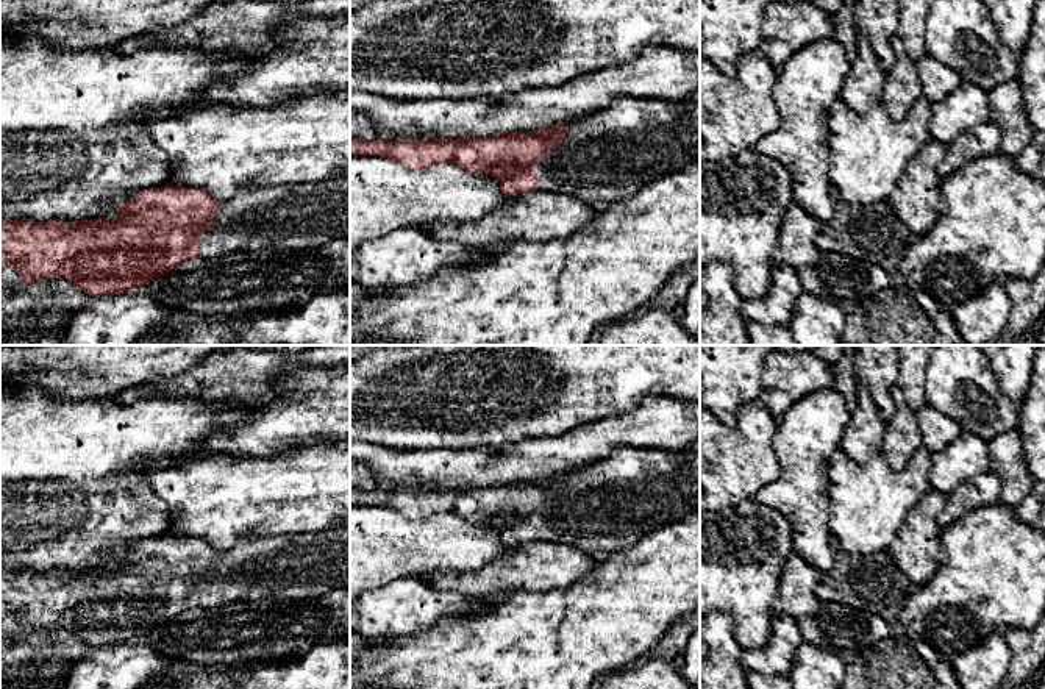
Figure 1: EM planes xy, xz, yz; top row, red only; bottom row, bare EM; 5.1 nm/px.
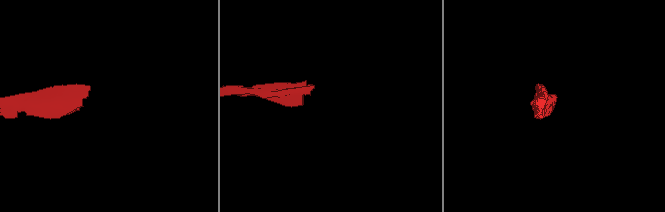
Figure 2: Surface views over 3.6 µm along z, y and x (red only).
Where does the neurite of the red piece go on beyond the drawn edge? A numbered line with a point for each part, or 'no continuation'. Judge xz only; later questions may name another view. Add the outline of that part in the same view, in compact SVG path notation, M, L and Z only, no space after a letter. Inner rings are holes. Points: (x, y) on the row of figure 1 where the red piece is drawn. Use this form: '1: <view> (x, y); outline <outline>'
1: xz (606, 157); outline M615 97L605 108L569 122L562 144L548 156L537 159L537 191L561 192L592 206L623 202L645 184L672 175L700 159L700 103L659 97Z

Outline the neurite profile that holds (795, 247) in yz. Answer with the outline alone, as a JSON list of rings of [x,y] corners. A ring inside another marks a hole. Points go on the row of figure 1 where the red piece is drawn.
[[[794,202],[786,211],[781,236],[772,252],[773,262],[784,262],[794,269],[814,266],[820,258],[815,237],[823,228],[825,222]]]

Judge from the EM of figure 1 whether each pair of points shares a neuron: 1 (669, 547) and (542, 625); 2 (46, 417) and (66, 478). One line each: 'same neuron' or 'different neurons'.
1: same neuron
2: same neuron

